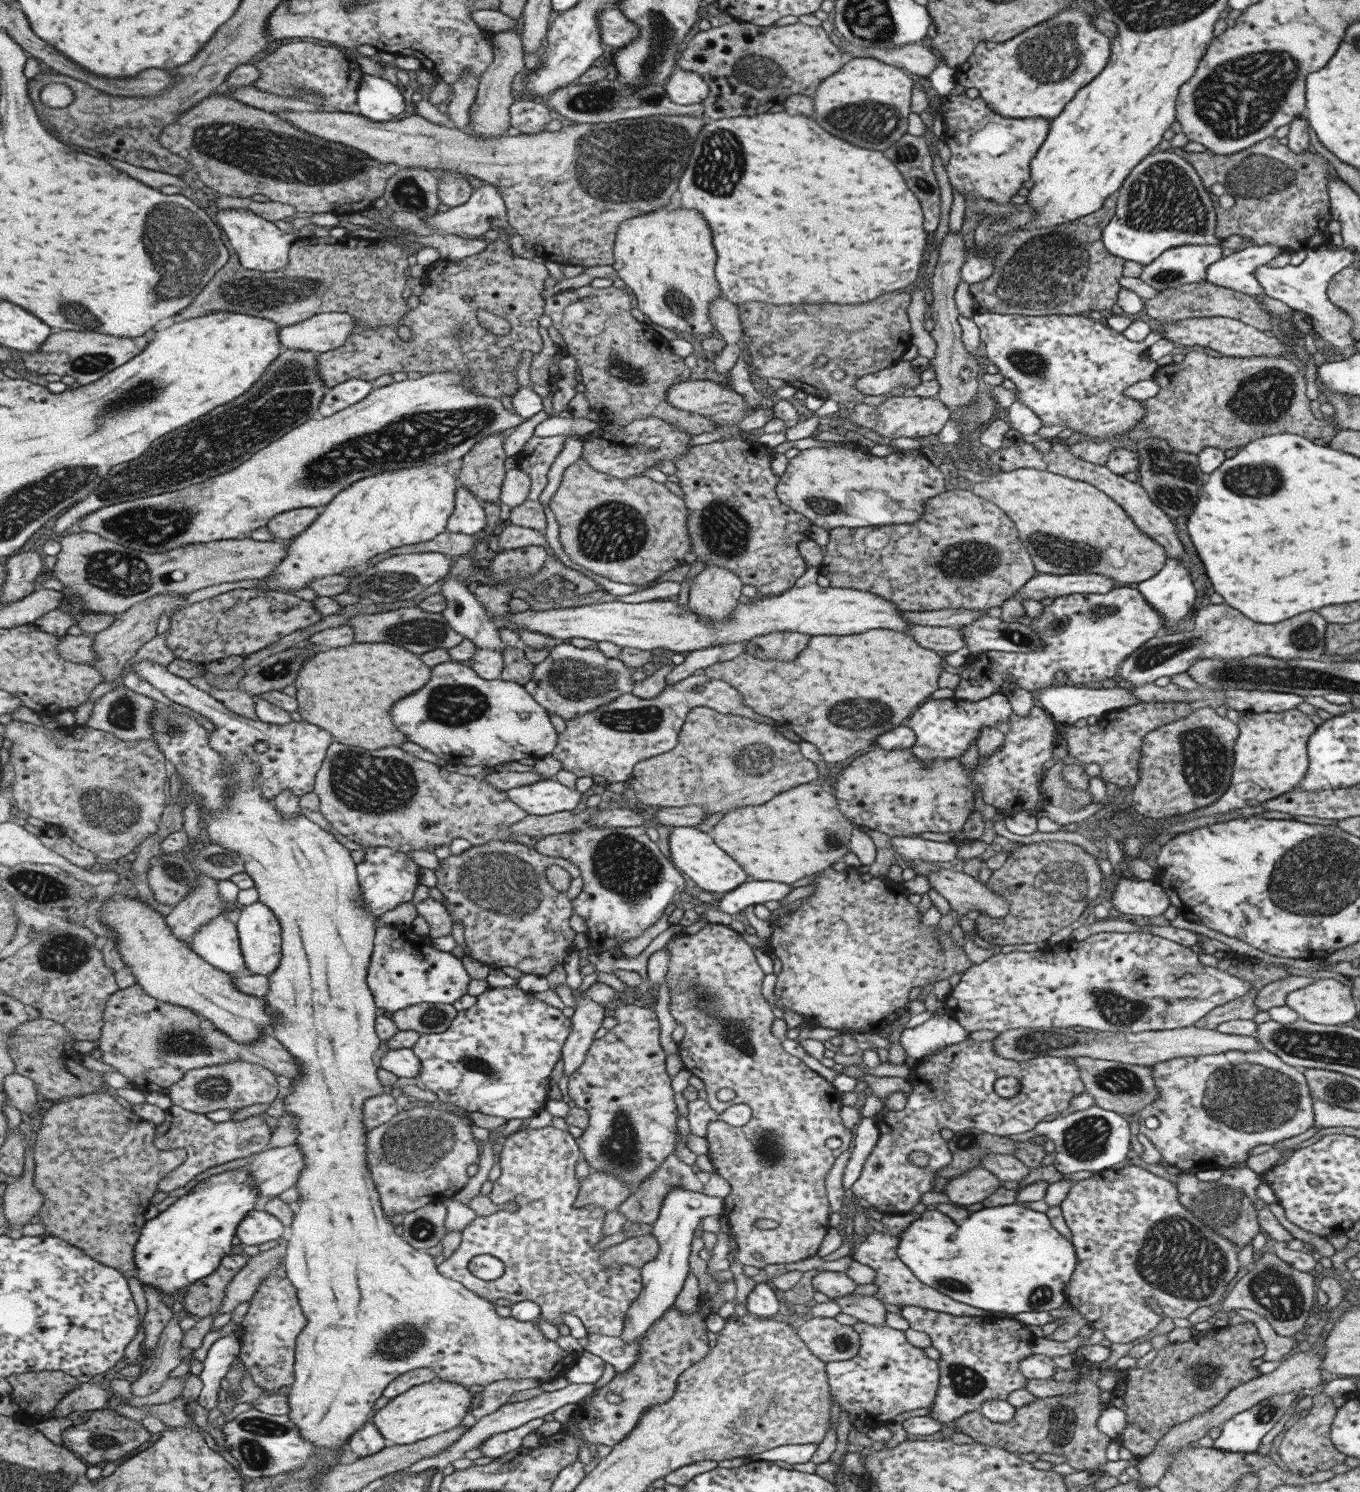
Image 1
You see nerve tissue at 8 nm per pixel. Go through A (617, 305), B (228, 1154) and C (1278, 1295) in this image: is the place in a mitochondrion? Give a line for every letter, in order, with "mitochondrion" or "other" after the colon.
A: other
B: other
C: mitochondrion

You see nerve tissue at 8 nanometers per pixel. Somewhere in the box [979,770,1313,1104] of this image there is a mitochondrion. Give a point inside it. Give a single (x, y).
(1118, 1011)

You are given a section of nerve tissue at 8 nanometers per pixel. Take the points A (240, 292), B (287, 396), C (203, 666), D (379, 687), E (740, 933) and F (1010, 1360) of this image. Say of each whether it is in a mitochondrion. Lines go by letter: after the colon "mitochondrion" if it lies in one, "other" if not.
A: mitochondrion
B: mitochondrion
C: other
D: other
E: other
F: other

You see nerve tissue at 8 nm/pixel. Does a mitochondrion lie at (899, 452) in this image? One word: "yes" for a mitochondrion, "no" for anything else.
no

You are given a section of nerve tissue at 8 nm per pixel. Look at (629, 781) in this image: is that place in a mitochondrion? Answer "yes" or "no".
no

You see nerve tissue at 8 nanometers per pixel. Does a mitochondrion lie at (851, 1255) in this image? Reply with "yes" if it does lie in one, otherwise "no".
no

